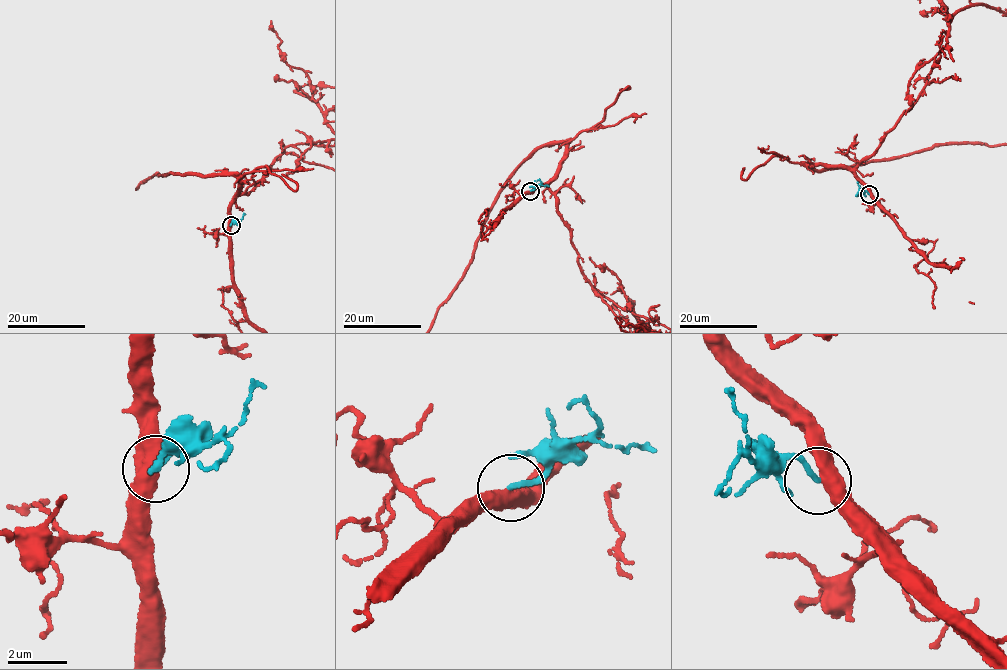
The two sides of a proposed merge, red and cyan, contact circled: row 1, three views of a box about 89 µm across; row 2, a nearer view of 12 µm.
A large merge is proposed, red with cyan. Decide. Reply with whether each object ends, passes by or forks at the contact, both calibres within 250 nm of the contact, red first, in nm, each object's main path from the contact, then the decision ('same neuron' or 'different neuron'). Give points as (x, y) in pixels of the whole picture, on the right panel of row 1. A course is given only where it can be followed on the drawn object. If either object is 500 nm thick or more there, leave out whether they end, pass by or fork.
500/160 nm | cyan via (869, 194), (860, 190), (858, 182) | same neuron

